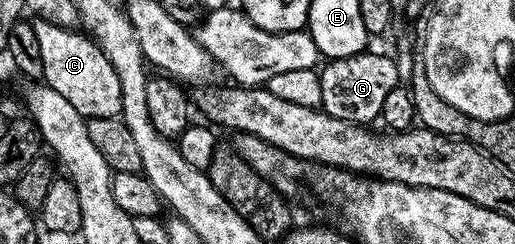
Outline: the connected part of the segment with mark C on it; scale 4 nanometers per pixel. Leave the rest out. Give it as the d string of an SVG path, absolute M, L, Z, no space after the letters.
M36 19L34 28L41 48L45 84L57 90L86 118L109 118L122 113L121 82L109 58L99 49L90 35L75 28L62 28L48 20Z

